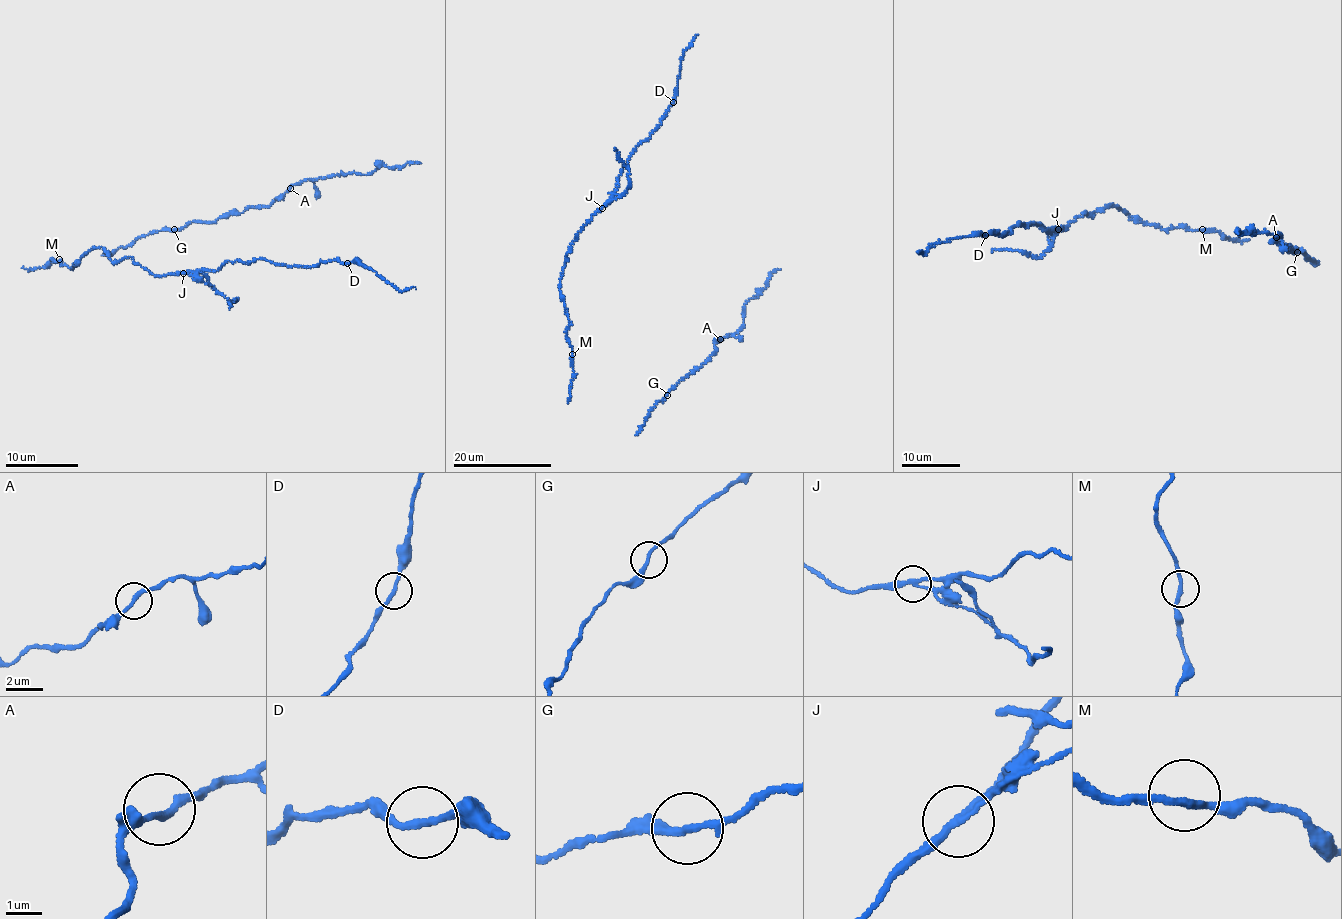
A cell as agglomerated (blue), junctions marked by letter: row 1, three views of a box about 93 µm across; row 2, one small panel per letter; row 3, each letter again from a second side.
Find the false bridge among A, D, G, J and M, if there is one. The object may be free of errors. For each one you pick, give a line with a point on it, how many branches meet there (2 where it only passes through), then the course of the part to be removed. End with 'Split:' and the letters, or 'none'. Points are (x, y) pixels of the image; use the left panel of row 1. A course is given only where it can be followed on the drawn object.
J: at (183, 273); 3 branches meet
Split: J

